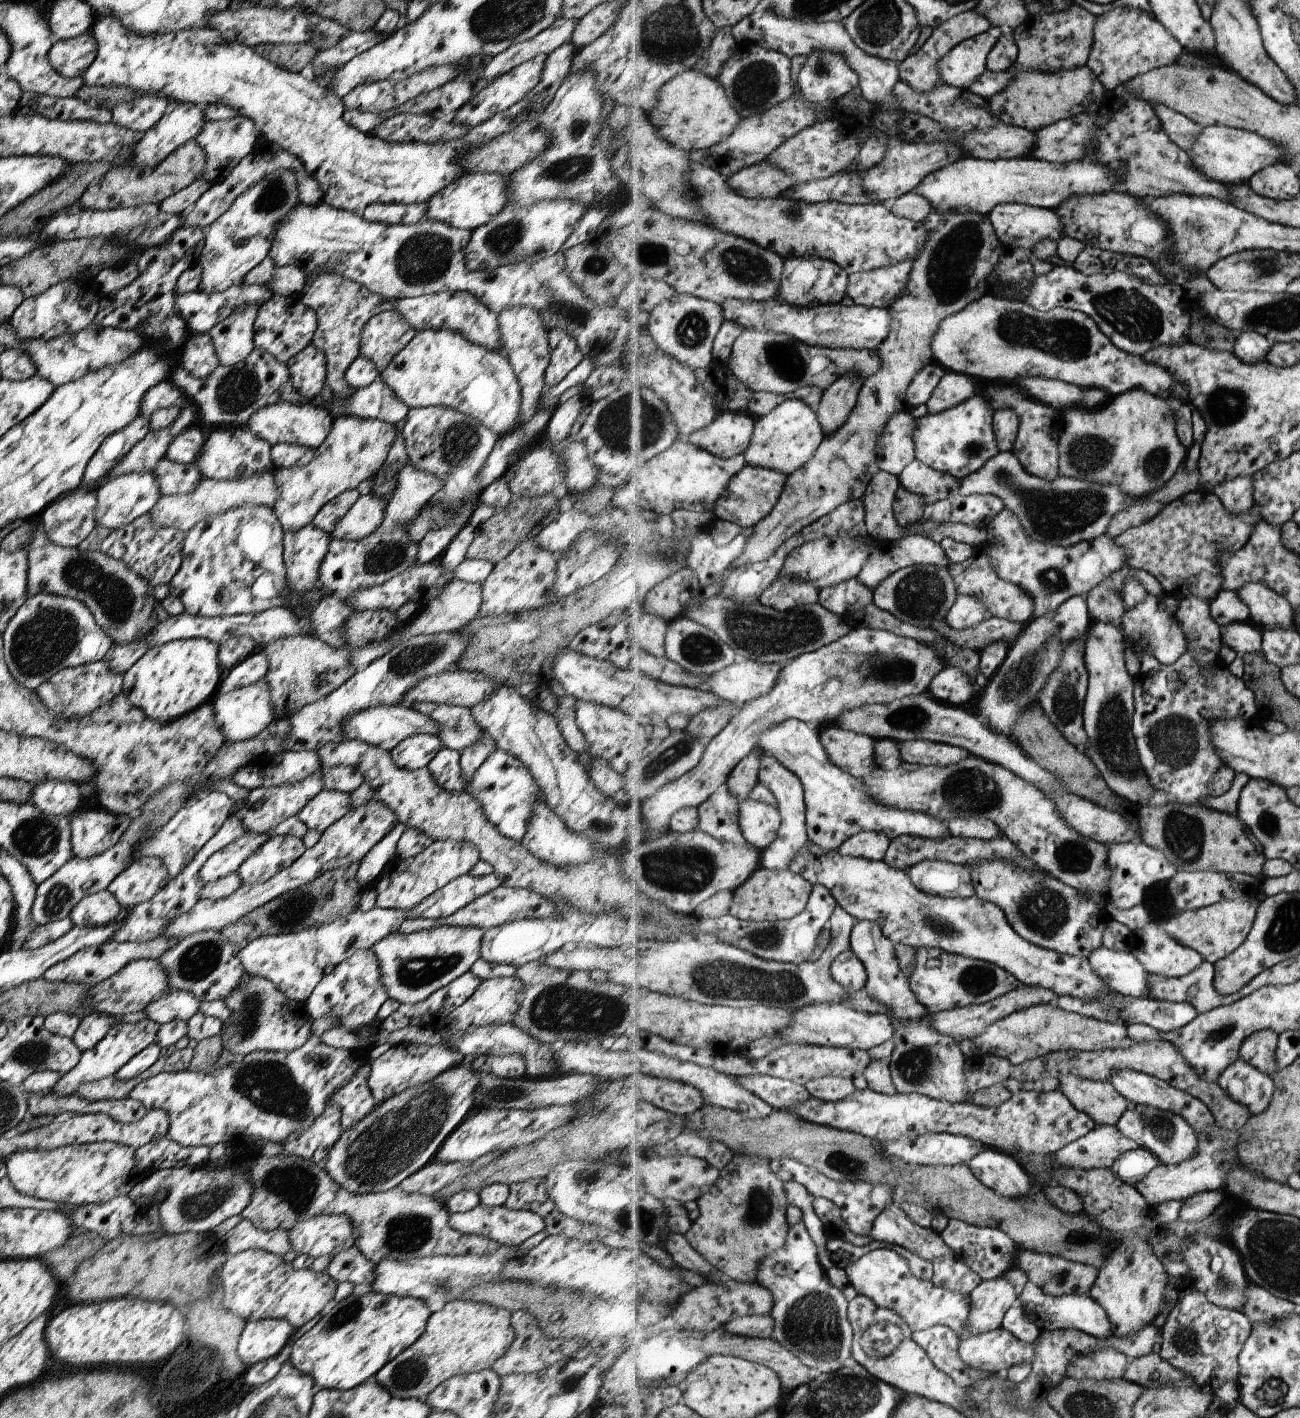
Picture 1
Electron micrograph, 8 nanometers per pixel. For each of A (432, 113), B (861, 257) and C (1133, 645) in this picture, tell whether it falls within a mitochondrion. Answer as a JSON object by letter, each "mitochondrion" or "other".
{"A":"other","B":"other","C":"other"}

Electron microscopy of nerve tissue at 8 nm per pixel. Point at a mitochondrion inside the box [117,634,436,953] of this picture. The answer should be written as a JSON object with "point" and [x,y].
{"point":[293,911]}

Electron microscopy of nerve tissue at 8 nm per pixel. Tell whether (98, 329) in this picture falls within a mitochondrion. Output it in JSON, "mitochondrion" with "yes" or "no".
{"mitochondrion":"no"}

